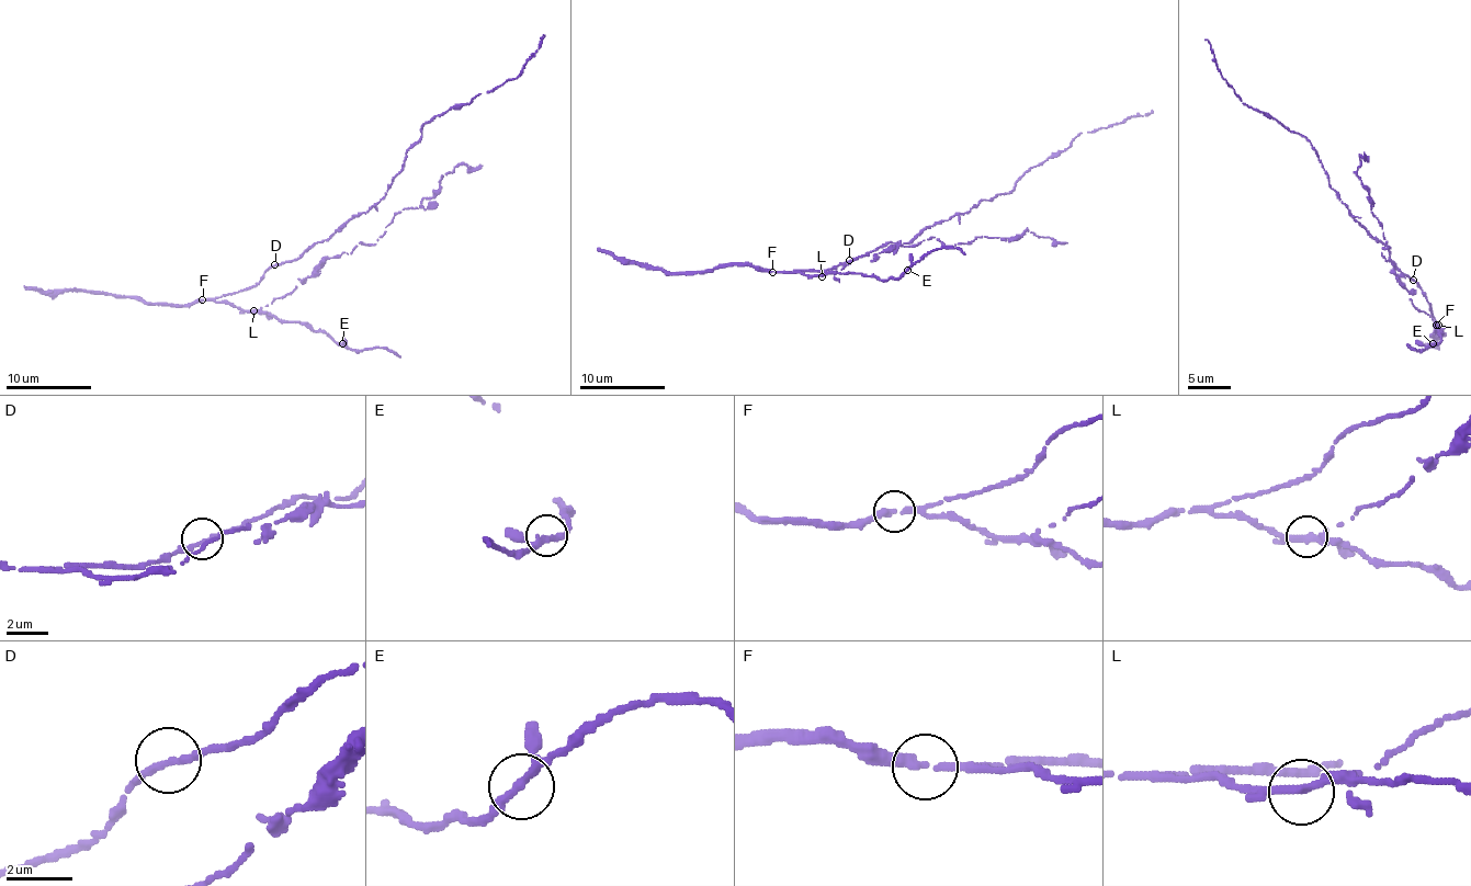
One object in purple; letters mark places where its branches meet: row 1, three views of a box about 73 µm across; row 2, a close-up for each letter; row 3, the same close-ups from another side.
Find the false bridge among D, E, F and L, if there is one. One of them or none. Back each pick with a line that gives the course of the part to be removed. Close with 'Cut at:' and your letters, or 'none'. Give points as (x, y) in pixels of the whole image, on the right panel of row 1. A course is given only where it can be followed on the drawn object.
L: course (1438, 326), (1414, 306), (1394, 264), (1382, 256), (1389, 246), (1357, 168), (1365, 154)
Cut at: L

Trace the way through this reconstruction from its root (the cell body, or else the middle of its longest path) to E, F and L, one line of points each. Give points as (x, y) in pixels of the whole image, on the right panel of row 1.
E: (1415, 280), (1439, 326), (1434, 326), (1441, 333), (1439, 341), (1433, 343)
F: (1415, 280), (1430, 304), (1436, 325)
L: (1415, 280), (1429, 303), (1438, 326)

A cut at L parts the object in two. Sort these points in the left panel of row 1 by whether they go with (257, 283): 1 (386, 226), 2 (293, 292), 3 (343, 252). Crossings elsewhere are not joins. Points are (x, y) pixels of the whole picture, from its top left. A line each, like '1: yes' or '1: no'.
1: no
2: no
3: no

